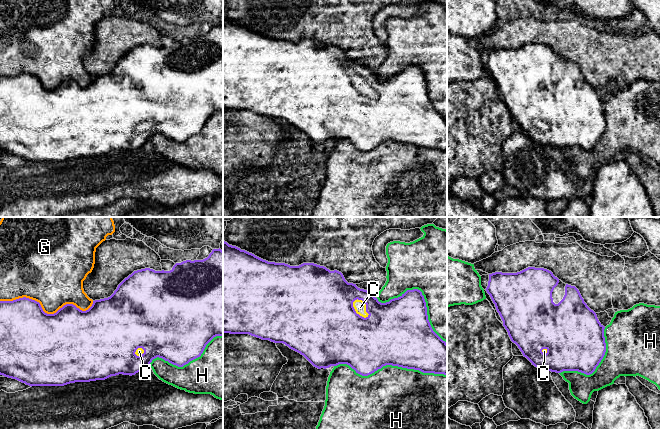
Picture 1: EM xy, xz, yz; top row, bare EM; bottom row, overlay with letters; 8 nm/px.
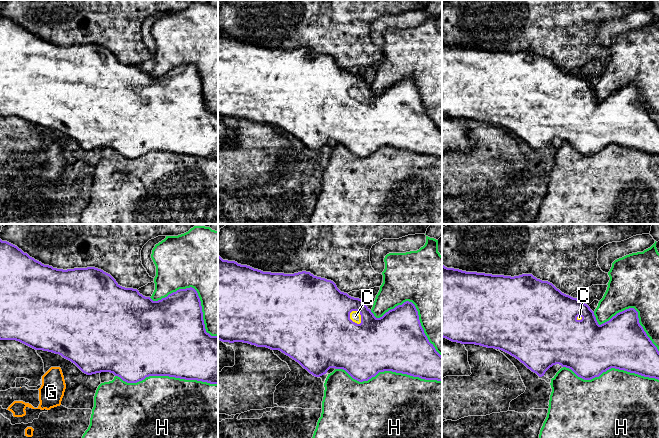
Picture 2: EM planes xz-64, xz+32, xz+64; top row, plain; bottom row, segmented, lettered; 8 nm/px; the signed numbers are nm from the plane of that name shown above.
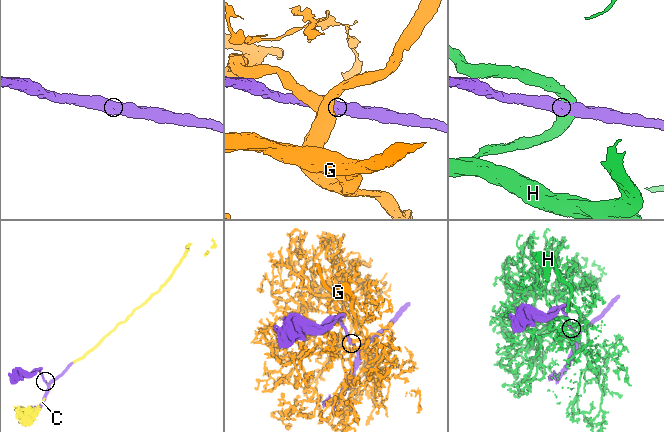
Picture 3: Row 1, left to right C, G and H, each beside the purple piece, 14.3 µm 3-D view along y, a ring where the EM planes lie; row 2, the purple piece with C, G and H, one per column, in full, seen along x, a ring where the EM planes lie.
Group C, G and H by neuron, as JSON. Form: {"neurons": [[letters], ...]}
{"neurons": [["C"], ["G"], ["H"]]}

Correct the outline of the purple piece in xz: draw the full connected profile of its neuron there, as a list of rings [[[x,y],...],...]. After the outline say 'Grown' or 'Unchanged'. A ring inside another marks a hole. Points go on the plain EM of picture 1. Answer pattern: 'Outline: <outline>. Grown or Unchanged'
Outline: [[[223,16],[223,109],[249,110],[262,116],[274,119],[283,119],[290,125],[303,131],[314,143],[329,144],[339,140],[347,140],[356,149],[368,152],[383,142],[392,141],[407,145],[419,146],[423,149],[447,151],[447,119],[432,105],[427,91],[427,83],[422,68],[418,65],[407,66],[398,74],[381,79],[370,68],[360,65],[356,60],[348,59],[343,50],[337,46],[330,47],[324,42],[314,39],[303,39],[299,42],[290,42],[285,39],[275,39],[263,36],[252,29],[229,21]]]. Grown

